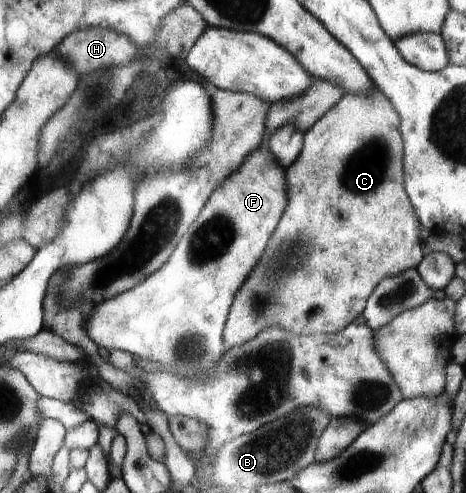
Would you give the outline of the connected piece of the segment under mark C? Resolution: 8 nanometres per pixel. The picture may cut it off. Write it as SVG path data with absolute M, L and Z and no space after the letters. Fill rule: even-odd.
M375 85L368 93L354 93L344 95L316 124L313 124L306 132L303 140L303 149L300 156L288 168L286 168L287 176L287 195L290 202L285 210L284 216L281 218L280 224L270 240L265 254L262 256L259 264L254 268L253 272L248 276L247 280L242 284L240 290L236 292L234 300L228 310L226 322L222 330L222 340L224 346L237 347L245 342L251 341L262 329L279 326L287 331L292 331L299 334L318 334L331 335L340 333L342 329L350 325L361 312L364 310L368 297L372 294L376 285L383 279L389 276L394 276L403 270L409 268L417 268L424 260L423 246L420 239L421 222L417 217L413 203L406 192L405 186L405 169L404 169L404 146L403 136L399 125L401 124L401 116L395 106L390 102L390 99L383 94ZM284 245L289 246L289 254L282 255L281 248ZM278 262L284 262L286 268L286 278L282 276L282 270L278 270Z

